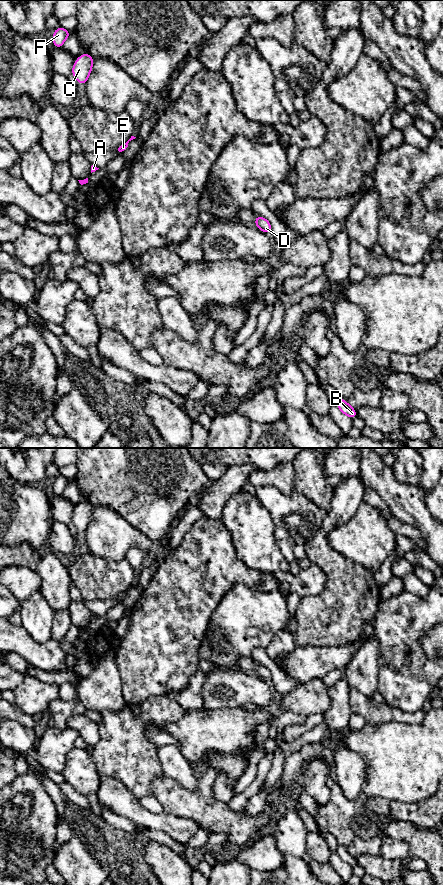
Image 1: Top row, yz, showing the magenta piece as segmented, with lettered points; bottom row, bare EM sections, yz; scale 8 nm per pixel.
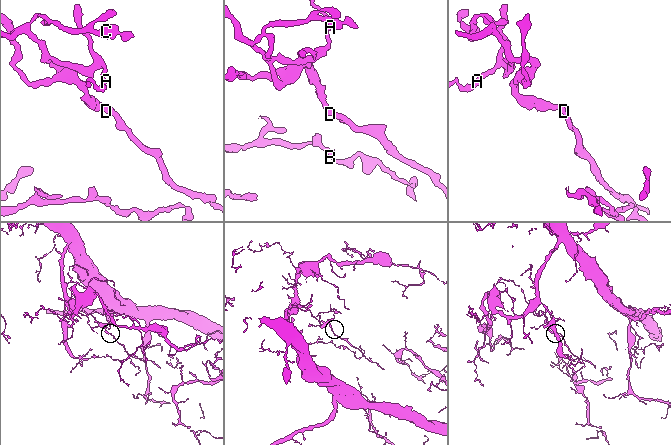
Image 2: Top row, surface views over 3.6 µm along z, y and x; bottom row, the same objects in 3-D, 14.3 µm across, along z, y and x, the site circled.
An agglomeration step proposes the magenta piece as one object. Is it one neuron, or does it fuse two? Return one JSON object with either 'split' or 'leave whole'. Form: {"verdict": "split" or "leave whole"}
{"verdict": "leave whole"}

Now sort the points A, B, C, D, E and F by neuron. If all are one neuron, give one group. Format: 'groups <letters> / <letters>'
groups A B C D E F

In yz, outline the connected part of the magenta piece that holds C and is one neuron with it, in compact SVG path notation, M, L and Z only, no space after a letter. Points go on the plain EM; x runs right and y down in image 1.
M87 501L79 504L72 515L72 523L79 532L87 530L91 521L94 506Z

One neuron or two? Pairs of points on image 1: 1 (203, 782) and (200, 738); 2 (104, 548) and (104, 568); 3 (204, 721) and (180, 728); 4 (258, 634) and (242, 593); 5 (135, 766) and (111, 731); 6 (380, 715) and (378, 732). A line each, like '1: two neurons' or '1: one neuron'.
1: two neurons
2: two neurons
3: one neuron
4: one neuron
5: one neuron
6: two neurons

